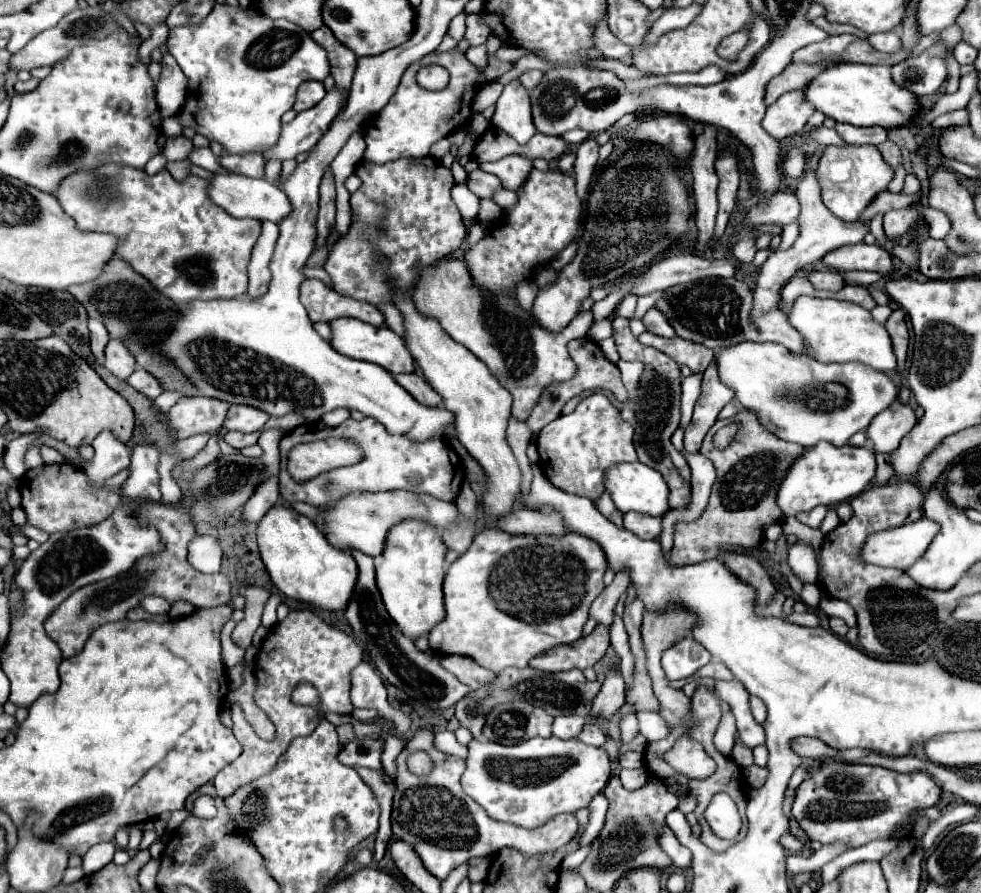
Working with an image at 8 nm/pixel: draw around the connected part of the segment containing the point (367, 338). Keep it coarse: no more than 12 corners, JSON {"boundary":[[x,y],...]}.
{"boundary":[[336,319],[332,347],[396,373],[414,373],[406,343],[388,327]]}

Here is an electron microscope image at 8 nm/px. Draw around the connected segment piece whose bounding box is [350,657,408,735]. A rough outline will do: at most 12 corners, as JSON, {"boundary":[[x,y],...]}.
{"boundary":[[368,657],[352,671],[354,707],[374,707],[400,735],[408,717],[388,705],[386,687]]}

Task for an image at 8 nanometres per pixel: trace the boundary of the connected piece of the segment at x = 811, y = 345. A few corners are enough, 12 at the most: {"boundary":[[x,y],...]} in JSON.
{"boundary":[[798,297],[788,319],[822,363],[896,369],[886,327],[860,305]]}

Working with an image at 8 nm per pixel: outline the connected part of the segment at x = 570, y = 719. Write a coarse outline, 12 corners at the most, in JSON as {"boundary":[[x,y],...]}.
{"boundary":[[576,715],[556,717],[554,735],[574,739],[586,719]]}

